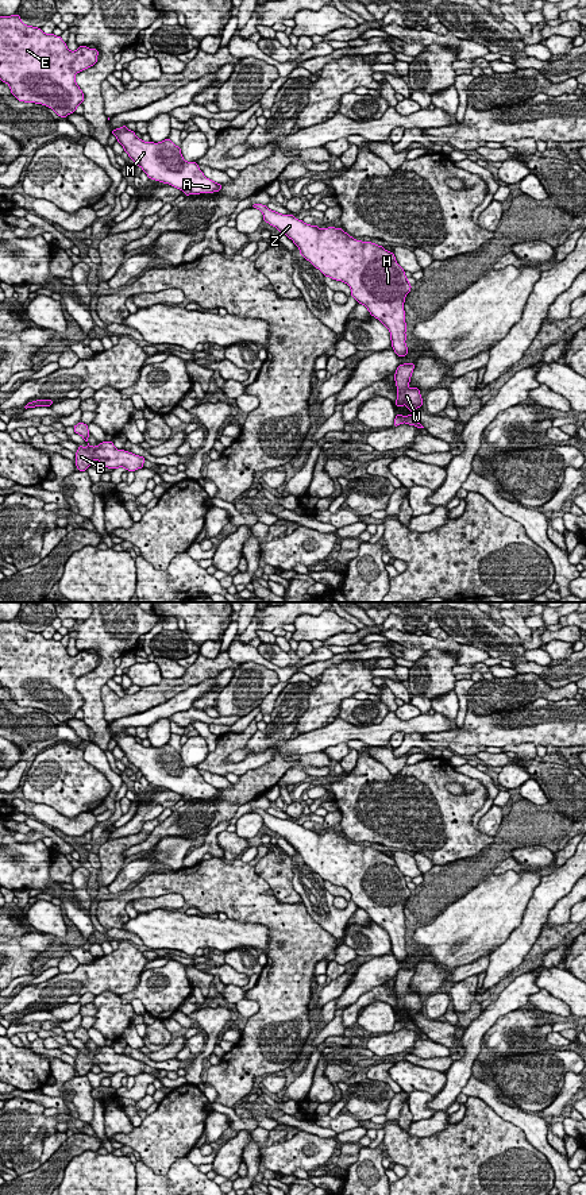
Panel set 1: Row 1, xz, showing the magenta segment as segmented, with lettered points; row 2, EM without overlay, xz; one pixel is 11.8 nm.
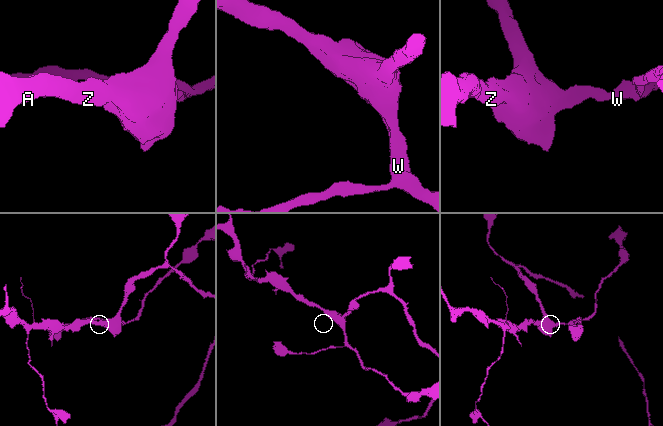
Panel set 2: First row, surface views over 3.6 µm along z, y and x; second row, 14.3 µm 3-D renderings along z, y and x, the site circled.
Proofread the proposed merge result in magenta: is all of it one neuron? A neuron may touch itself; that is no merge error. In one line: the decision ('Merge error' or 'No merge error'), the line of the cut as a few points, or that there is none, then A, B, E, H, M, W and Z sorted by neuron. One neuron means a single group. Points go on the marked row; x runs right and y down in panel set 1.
No merge error. No split. Groups: A B E H M W Z

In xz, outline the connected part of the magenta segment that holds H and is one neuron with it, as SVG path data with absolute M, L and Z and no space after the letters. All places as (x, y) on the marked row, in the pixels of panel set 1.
M254 204L251 208L259 209L263 213L263 221L292 239L298 247L300 255L325 277L347 284L356 302L363 304L370 315L389 329L394 352L401 358L408 354L404 302L412 285L408 282L405 270L397 263L393 253L375 243L356 240L342 228L319 228L316 224L305 224L293 215L278 213L262 204Z

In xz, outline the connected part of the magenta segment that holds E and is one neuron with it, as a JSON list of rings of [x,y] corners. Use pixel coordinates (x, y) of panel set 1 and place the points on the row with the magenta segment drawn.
[[[18,14],[0,16],[0,78],[19,101],[46,105],[61,117],[76,112],[84,101],[84,93],[74,77],[93,66],[99,61],[97,55],[97,49],[86,46],[70,51],[61,36],[24,24]]]

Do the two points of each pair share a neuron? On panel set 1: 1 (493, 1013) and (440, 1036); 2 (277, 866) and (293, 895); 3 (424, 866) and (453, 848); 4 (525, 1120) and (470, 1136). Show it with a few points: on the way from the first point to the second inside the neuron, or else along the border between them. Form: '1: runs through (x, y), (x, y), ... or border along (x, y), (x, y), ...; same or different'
1: border along (462, 1039), (462, 1055), (454, 1059); different
2: runs through (281, 872), (281, 883), (286, 889); same
3: border along (415, 852), (425, 855), (434, 864); different
4: border along (486, 1105), (502, 1118), (516, 1125), (534, 1147); different

